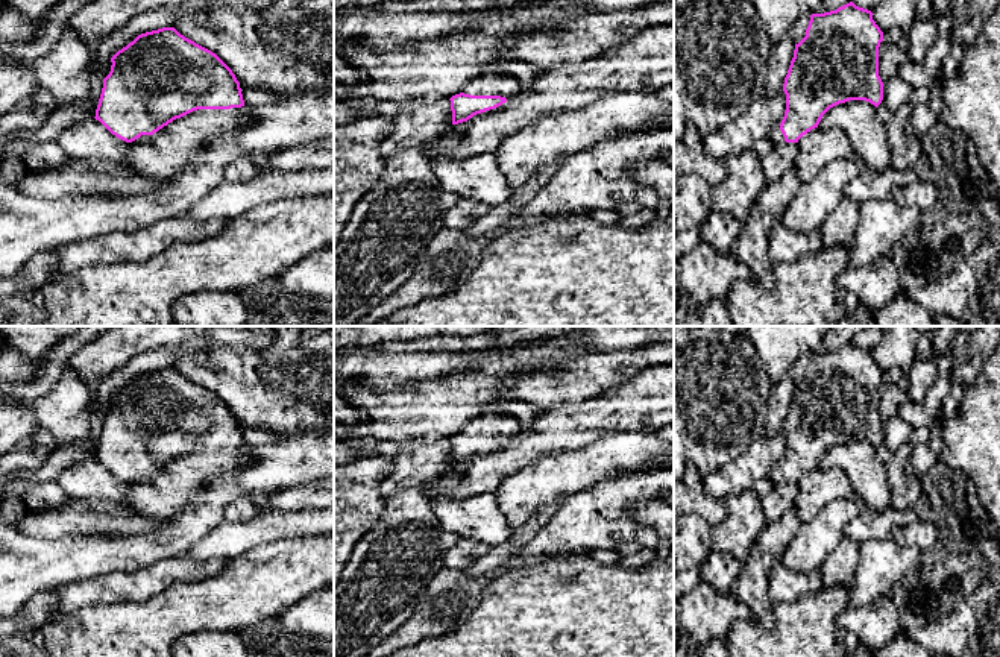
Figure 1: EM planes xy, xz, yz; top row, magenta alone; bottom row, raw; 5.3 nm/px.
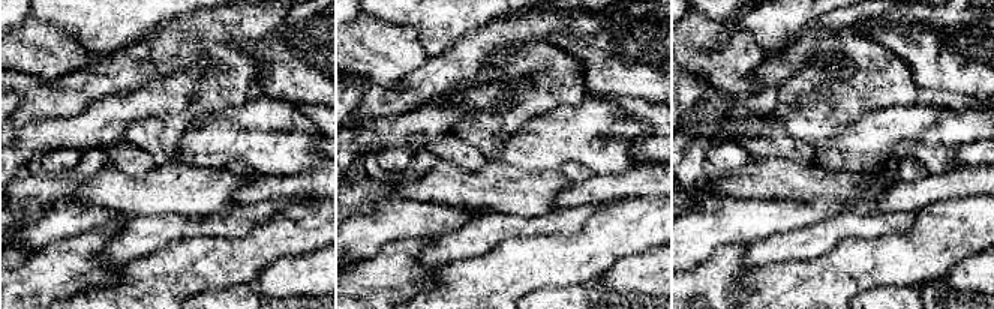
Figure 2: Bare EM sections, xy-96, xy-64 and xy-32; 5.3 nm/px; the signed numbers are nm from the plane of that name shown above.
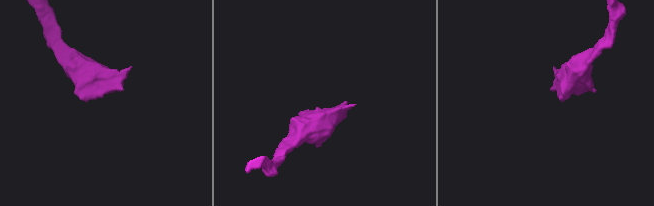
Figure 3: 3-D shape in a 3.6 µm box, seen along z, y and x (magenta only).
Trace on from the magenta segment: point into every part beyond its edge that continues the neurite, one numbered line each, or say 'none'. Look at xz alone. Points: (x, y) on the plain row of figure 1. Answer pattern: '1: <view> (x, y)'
1: xz (500, 422)

